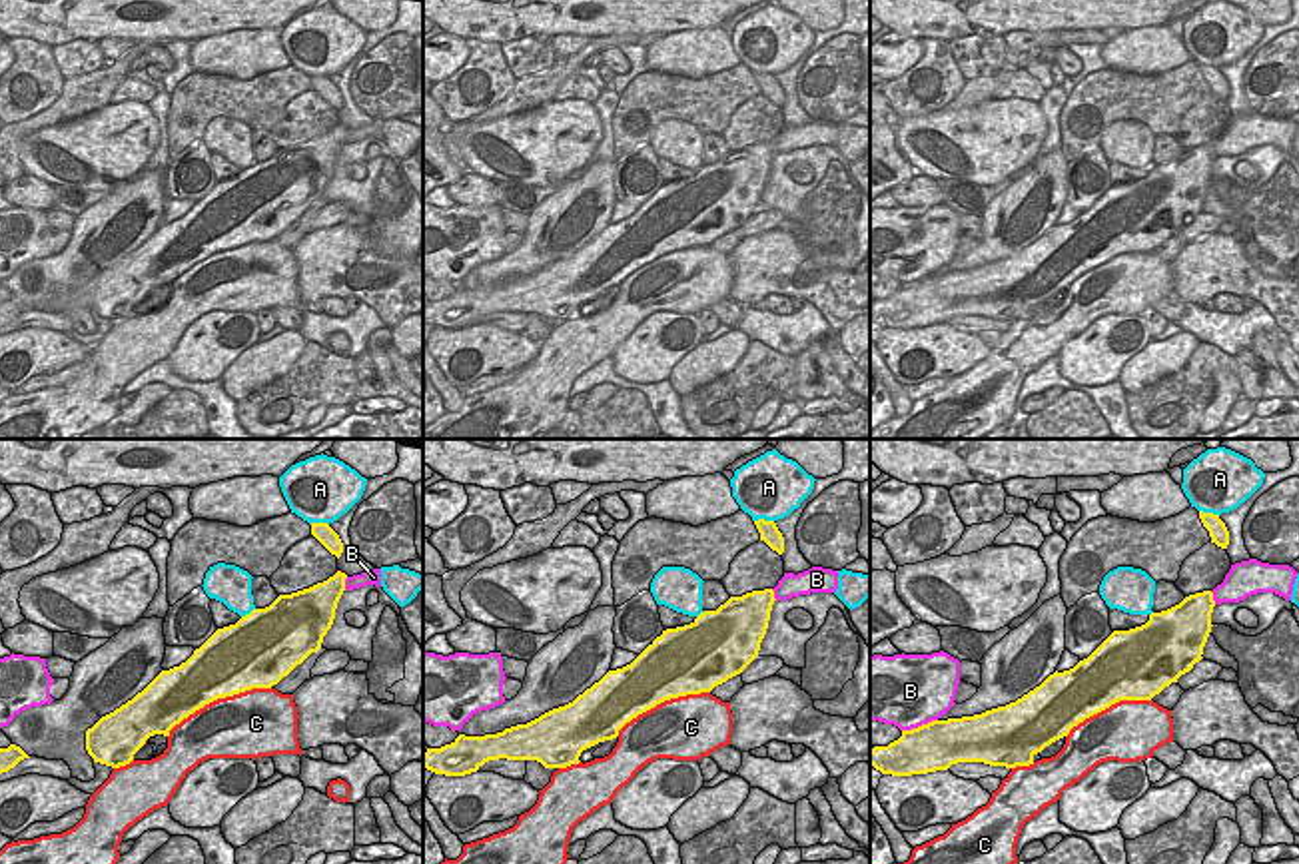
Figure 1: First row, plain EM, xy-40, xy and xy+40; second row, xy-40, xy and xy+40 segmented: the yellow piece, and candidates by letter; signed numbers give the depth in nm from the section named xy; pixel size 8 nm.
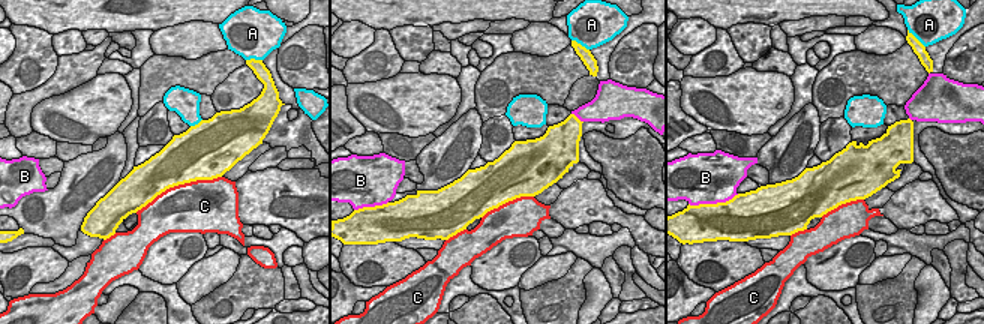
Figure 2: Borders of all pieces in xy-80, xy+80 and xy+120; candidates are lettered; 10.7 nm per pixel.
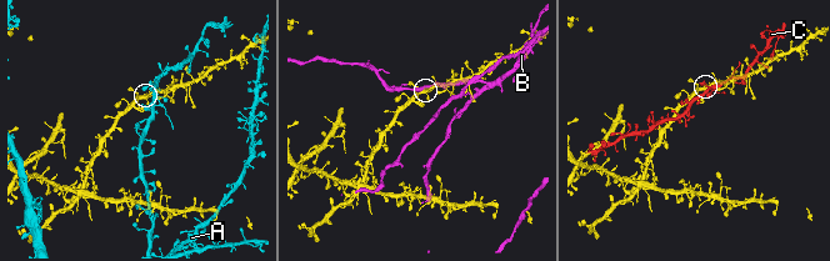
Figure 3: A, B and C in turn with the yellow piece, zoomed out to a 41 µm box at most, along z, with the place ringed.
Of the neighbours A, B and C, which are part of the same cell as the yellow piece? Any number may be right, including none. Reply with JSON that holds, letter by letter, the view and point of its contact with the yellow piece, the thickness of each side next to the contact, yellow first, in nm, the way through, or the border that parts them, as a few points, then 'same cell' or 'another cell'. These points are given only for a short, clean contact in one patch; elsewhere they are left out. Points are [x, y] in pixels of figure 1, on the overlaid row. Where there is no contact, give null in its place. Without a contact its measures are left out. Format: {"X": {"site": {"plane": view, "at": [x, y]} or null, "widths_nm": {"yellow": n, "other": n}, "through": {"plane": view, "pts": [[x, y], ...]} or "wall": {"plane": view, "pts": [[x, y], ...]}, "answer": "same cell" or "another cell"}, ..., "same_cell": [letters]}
{"A": {"site": {"plane": "xy", "at": [763, 519]}, "widths_nm": {"yellow": 160, "other": 500}, "answer": "another cell"}, "B": {"site": {"plane": "xy+40", "at": [918, 727]}, "widths_nm": {"yellow": 400, "other": 480}, "answer": "another cell"}, "C": {"site": {"plane": "xy-40", "at": [216, 699]}, "widths_nm": {"yellow": 460, "other": 480}, "answer": "same cell"}, "same_cell": ["C"]}

